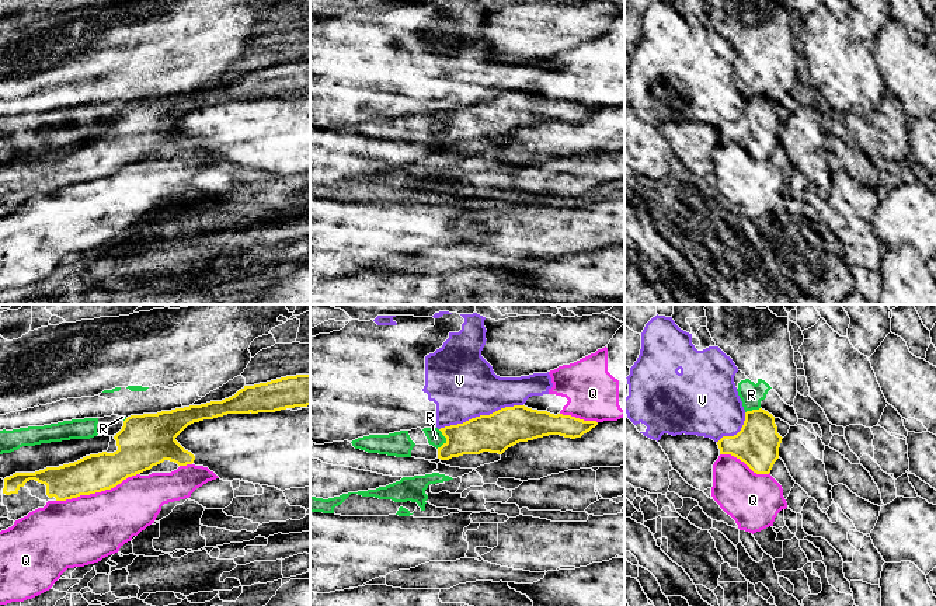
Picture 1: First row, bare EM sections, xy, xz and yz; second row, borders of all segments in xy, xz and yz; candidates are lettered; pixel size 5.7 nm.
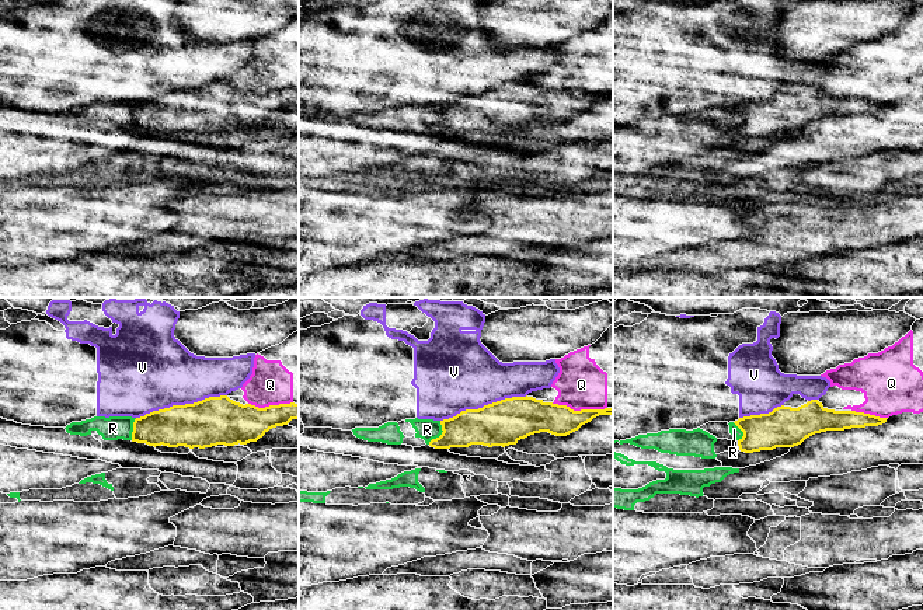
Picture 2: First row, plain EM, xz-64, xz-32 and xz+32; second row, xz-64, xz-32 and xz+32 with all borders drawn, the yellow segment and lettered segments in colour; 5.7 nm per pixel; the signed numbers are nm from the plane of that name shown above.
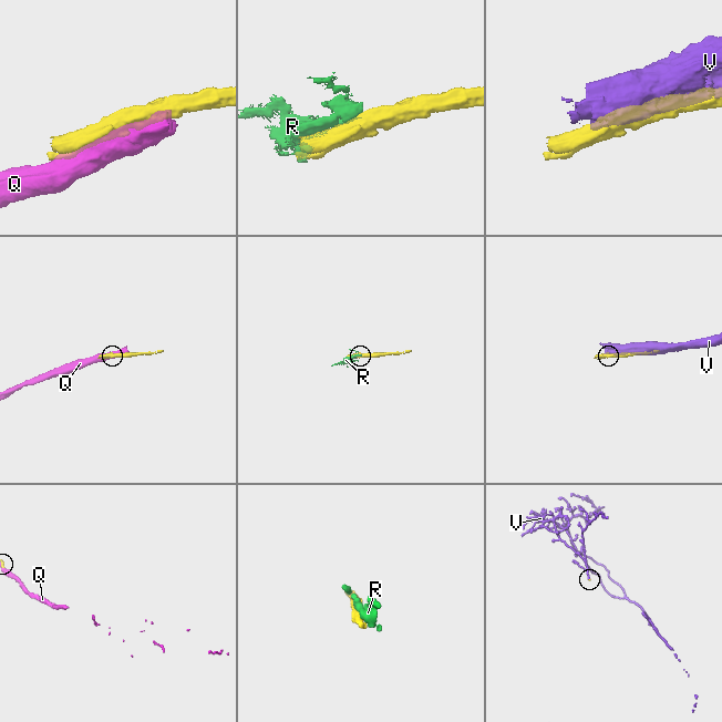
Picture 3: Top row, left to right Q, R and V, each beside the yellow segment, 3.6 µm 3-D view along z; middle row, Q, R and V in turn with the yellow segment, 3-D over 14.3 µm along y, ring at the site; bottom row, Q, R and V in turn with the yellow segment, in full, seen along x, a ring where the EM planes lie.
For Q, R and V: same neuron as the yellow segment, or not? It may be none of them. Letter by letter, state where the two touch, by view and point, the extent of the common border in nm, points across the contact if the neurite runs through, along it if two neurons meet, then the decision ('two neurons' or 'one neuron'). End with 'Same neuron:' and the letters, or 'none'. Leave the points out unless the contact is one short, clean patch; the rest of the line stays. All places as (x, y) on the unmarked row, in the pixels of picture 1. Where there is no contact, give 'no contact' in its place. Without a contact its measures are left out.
Q: meets yellow in xy at (97, 177); contact 500 nm long; two neurons
R: meets yellow in xz at (446, 125); contact 110 nm long; border along xz (438, 115), (445, 126), (437, 133); two neurons
V: meets yellow in xz at (480, 101); contact 500 nm long; two neurons
Same neuron: none

